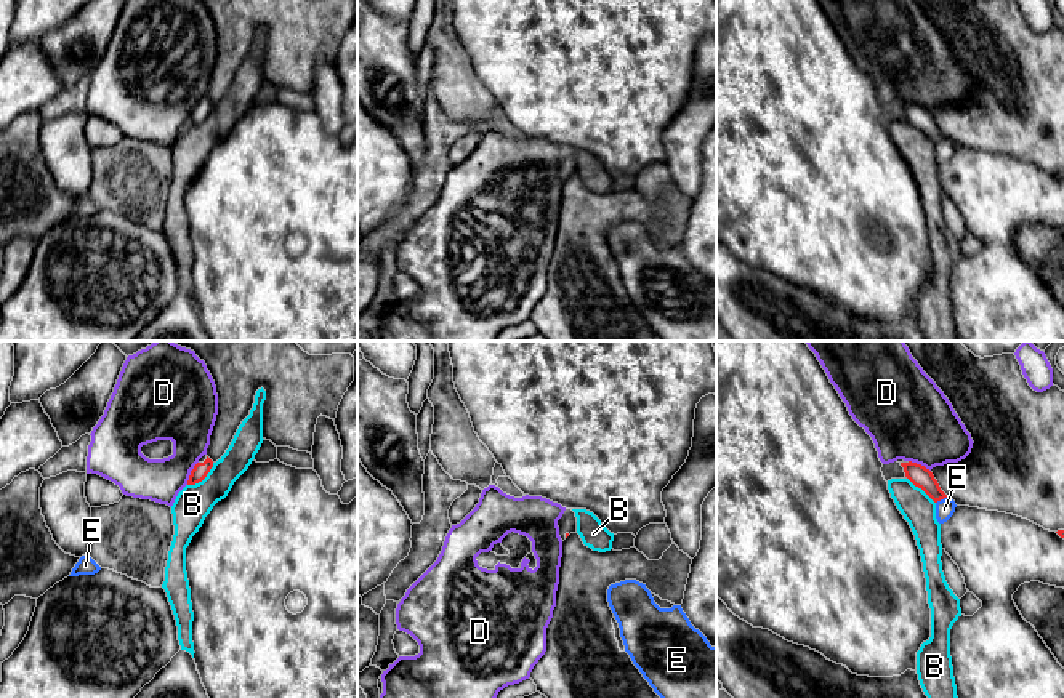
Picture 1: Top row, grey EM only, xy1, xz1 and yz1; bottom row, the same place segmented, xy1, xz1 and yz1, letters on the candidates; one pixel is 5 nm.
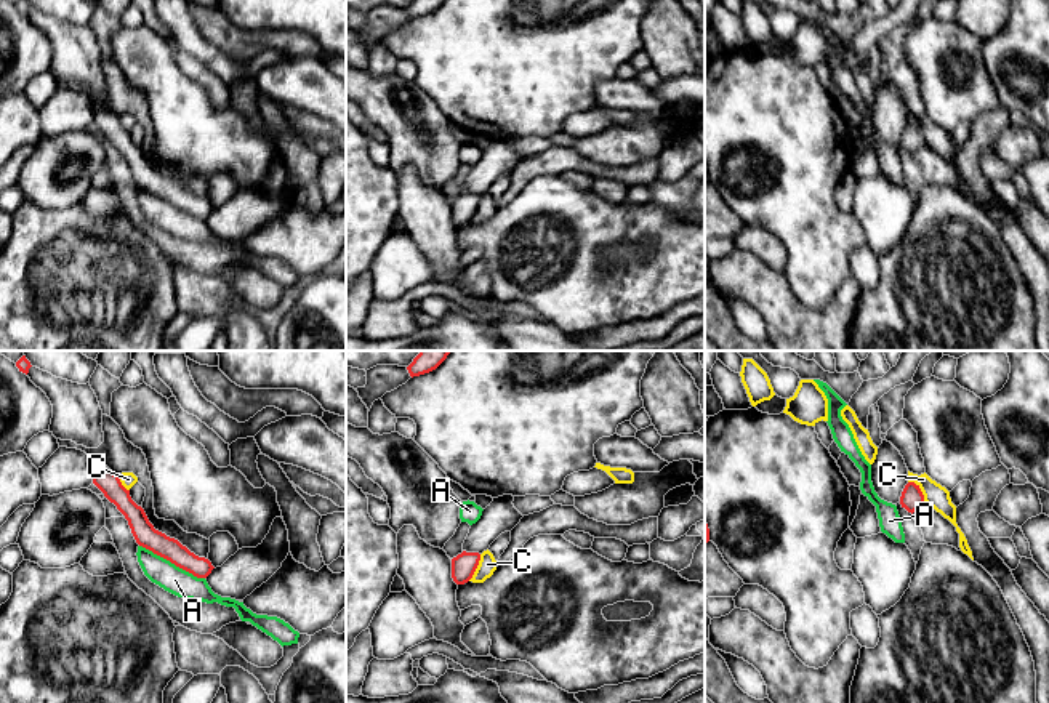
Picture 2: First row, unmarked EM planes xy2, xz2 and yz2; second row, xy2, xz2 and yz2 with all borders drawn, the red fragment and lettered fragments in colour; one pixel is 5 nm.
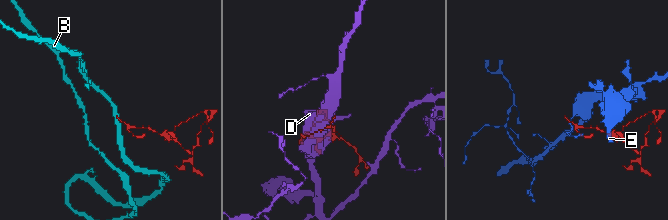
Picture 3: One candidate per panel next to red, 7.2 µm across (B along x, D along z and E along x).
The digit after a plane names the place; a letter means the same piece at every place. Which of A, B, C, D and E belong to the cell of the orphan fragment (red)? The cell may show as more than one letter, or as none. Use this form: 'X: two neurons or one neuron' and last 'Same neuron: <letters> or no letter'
A: two neurons
B: two neurons
C: two neurons
D: two neurons
E: two neurons
Same neuron: no letter

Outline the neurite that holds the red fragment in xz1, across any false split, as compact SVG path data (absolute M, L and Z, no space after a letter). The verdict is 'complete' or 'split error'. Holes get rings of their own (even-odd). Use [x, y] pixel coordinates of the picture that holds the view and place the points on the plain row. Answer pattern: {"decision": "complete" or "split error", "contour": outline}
{"decision": "split error", "contour": "M566 150L562 158L558 162L559 178L564 183L570 174L577 173L577 158L572 150Z"}

